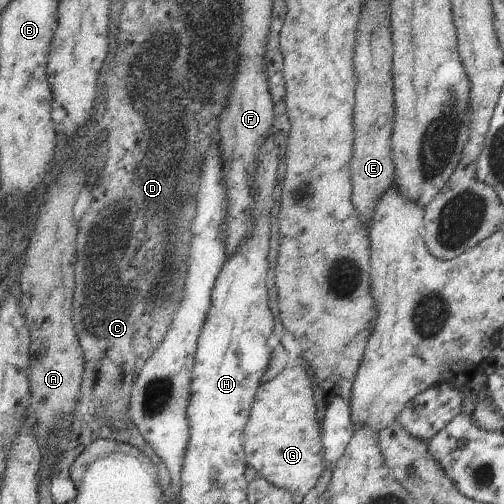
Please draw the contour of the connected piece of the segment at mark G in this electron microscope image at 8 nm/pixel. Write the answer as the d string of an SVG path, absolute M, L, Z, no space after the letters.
M289 366L270 381L263 383L258 390L249 422L242 433L246 453L244 459L249 467L252 466L256 470L258 478L263 477L275 486L291 491L299 500L317 486L317 480L321 478L321 474L325 470L326 444L323 442L319 430L321 430L321 426L317 422L317 404L313 398L311 378L305 367Z

